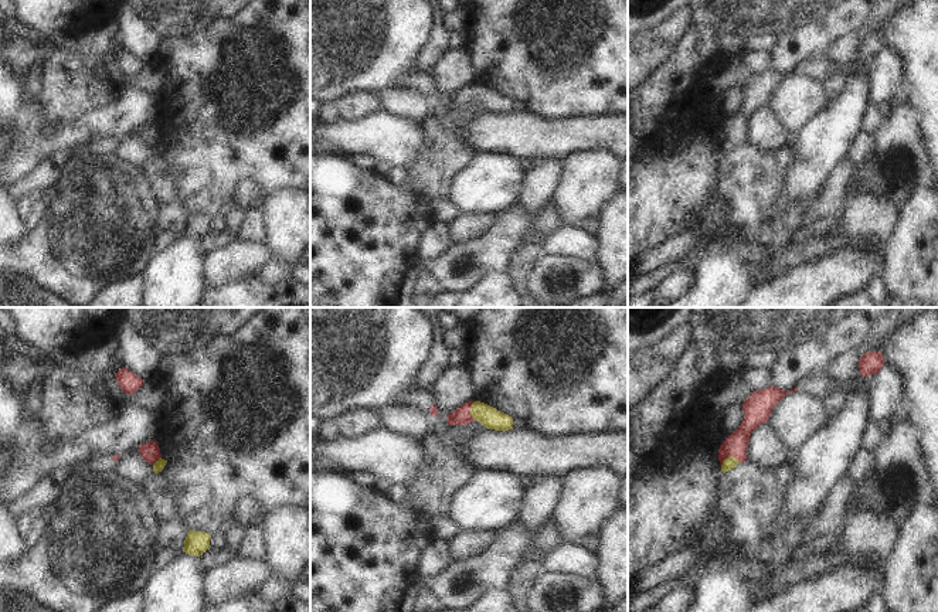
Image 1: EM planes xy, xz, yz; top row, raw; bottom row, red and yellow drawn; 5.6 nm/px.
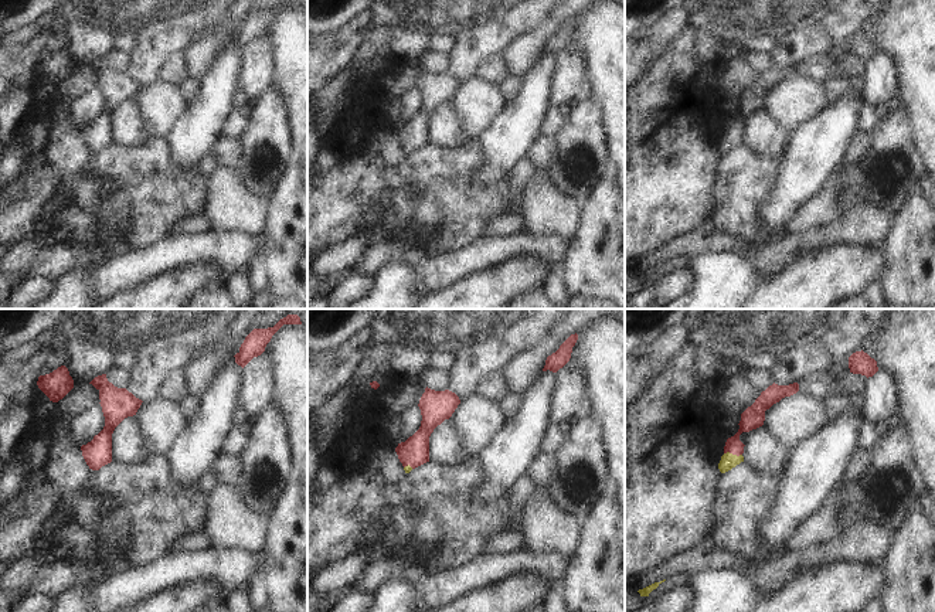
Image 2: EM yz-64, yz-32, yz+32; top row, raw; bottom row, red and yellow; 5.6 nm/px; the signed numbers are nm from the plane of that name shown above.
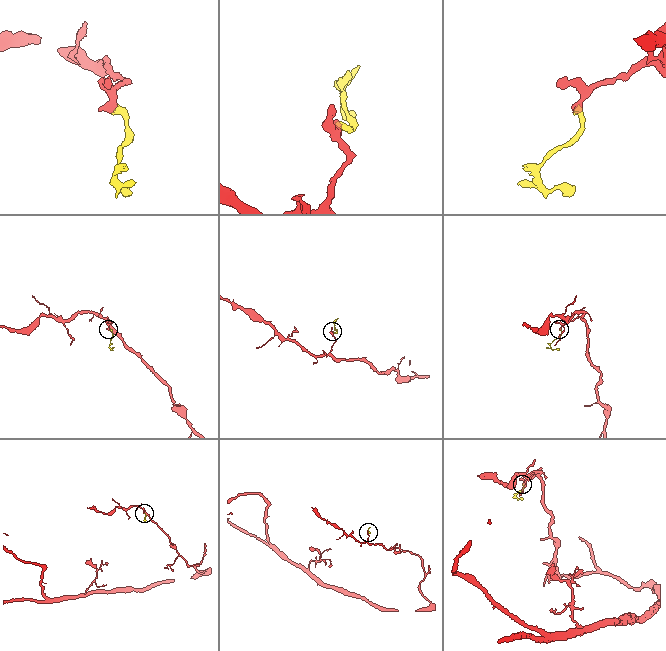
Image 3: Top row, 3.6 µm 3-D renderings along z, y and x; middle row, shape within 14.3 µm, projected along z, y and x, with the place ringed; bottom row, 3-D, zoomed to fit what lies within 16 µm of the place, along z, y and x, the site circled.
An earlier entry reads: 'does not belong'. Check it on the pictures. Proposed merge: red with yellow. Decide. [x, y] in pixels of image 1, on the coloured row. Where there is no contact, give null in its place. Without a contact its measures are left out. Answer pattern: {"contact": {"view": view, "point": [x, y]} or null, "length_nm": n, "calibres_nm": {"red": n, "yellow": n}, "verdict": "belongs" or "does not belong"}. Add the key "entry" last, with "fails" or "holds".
{"contact": {"view": "yz", "point": [729, 455]}, "length_nm": 110, "calibres_nm": {"red": 130, "yellow": 70}, "verdict": "belongs", "entry": "fails"}

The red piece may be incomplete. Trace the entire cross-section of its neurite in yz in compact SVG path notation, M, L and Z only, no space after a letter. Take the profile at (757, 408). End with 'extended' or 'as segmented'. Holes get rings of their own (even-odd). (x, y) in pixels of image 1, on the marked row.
M768 387L765 390L754 391L742 404L744 419L741 425L725 438L718 449L718 460L721 472L725 473L734 469L738 463L747 460L747 448L750 445L751 434L762 424L768 422L768 418L774 407L782 401L789 392L795 392L798 388L784 391L778 387Z | extended

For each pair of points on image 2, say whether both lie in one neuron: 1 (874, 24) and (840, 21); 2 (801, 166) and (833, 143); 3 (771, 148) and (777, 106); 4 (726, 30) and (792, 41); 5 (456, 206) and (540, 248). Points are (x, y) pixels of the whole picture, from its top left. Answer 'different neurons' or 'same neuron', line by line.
1: different neurons
2: same neuron
3: different neurons
4: different neurons
5: different neurons

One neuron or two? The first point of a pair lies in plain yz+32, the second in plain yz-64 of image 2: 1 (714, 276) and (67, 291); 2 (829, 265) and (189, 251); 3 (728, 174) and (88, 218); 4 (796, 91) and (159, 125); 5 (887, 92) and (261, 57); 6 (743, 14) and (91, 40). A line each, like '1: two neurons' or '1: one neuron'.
1: one neuron
2: two neurons
3: two neurons
4: one neuron
5: one neuron
6: two neurons

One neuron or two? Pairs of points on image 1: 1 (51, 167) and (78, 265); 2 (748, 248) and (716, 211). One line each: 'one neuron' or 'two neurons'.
1: two neurons
2: one neuron

